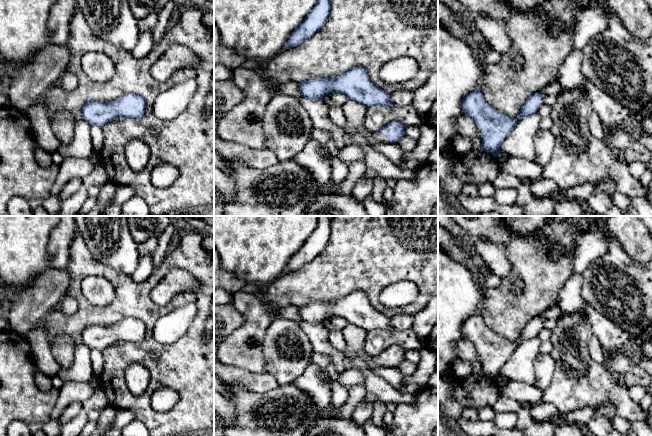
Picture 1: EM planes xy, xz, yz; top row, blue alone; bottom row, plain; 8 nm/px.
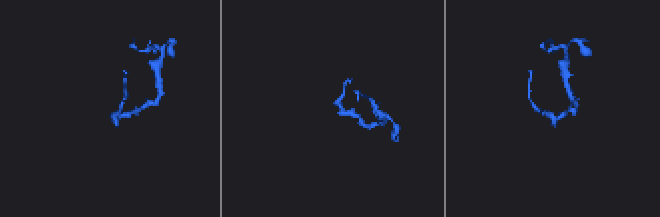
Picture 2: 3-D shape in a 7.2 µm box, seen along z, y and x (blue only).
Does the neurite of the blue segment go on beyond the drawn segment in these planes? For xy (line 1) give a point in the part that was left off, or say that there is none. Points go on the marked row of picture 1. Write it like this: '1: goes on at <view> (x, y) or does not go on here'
1: does not go on here

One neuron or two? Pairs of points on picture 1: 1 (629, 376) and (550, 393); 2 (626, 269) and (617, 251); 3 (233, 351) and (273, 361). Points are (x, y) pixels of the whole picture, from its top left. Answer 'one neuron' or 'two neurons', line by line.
1: two neurons
2: one neuron
3: two neurons

